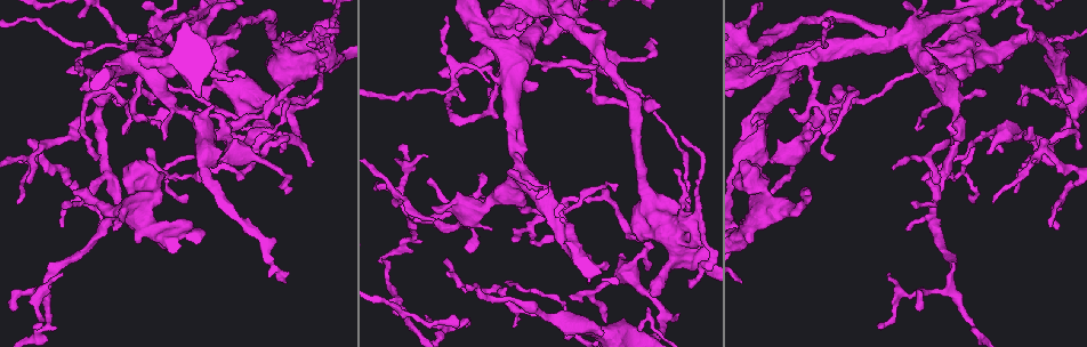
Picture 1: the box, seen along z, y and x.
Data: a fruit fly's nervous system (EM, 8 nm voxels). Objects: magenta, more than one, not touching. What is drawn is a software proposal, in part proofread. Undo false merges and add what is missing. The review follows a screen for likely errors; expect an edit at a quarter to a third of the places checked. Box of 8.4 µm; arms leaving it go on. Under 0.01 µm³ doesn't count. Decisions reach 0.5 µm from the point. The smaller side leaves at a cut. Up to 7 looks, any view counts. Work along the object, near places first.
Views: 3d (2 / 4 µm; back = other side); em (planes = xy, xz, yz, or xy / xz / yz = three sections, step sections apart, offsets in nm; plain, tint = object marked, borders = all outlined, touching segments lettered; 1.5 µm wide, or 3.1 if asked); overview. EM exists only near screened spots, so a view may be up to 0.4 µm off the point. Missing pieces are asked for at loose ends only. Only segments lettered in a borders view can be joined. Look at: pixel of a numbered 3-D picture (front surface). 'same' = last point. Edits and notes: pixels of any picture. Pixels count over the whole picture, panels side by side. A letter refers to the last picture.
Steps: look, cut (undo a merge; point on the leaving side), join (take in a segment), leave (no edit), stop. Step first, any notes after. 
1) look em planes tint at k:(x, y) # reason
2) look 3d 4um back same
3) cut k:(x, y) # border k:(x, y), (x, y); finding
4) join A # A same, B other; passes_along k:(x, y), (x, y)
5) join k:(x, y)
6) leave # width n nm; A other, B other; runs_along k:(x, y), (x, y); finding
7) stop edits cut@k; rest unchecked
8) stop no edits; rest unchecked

look em yz step 8 borders at 1:(950, 282) # three-way junction

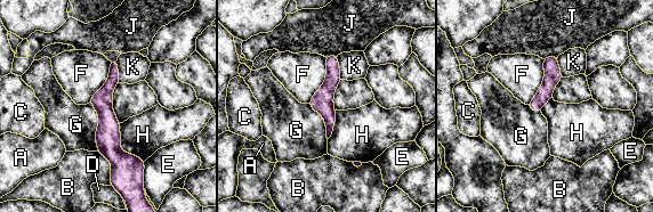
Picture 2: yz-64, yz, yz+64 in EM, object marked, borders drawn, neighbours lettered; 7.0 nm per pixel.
leave # width 140 nm; A other, B other, C other, D other, E other, F other, G other, H other, J other, K other; all the same neuron

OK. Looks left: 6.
look 3d 4um back at 1:(883, 326) # free end

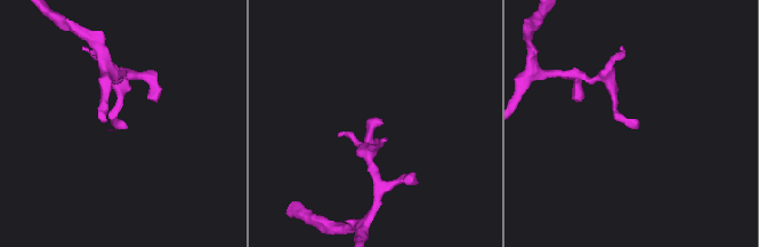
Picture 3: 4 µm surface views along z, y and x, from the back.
look em planes tint at 3:(632, 128) # need the tissue

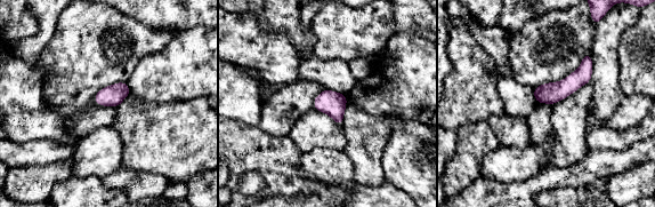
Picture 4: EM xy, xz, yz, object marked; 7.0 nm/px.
look em planes borders same # see the neighbours

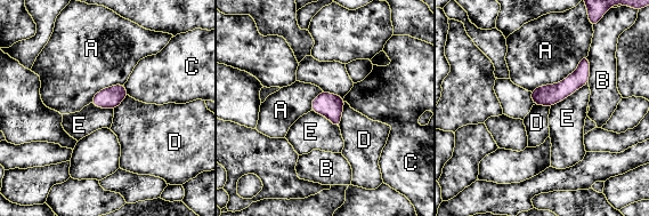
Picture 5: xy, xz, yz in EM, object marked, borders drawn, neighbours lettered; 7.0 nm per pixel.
leave # longest_contact A 480 nm; A other, B other, C other, D other, E other; border 5:(587, 82), (551, 106); no lettered segment goes on from it

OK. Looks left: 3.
look em planes borders at 1:(444, 18) # tapers out

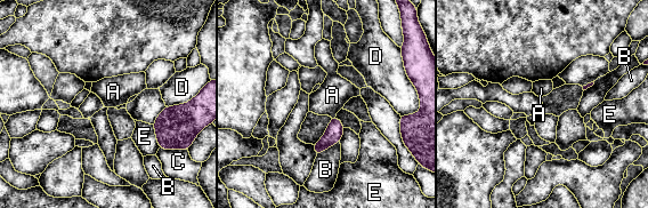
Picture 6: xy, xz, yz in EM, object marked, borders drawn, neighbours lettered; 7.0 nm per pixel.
leave # A other, B other, C other, D other, E other; border 6:(335, 114), (331, 118); no lettered segment goes on from it

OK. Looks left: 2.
stop no edits; rest unchecked

